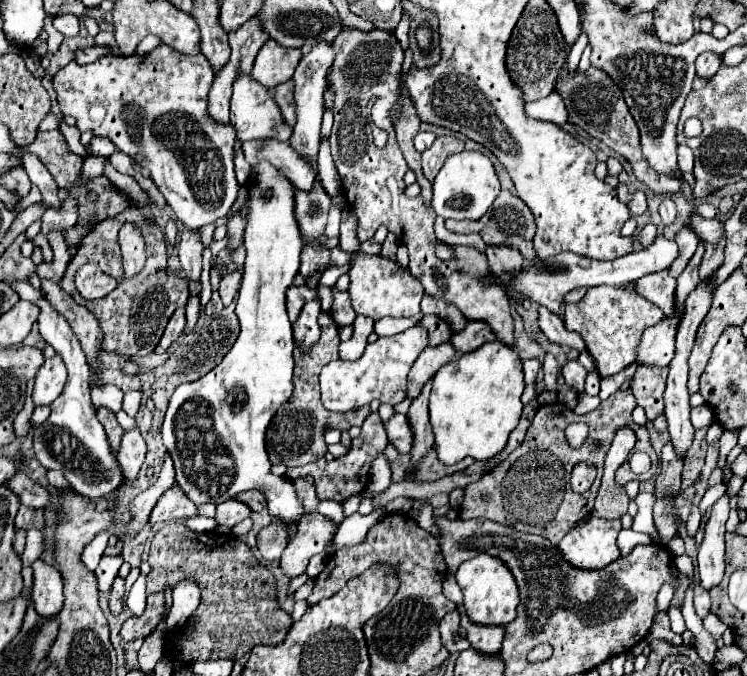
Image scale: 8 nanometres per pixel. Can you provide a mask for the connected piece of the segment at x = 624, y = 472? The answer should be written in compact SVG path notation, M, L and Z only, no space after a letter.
M625 462L625 464L623 464L621 468L617 468L617 472L615 472L615 482L629 482L629 480L637 480L637 478L639 478L639 476L633 474L629 462Z

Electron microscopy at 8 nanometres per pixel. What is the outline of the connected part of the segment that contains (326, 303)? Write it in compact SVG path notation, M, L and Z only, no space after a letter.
M319 286L317 292L319 292L319 300L321 300L321 310L323 310L323 312L329 312L329 310L331 310L331 304L333 304L331 288L327 288L327 286Z

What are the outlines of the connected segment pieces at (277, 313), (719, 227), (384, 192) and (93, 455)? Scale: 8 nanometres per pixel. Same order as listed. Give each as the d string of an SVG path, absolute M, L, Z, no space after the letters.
M261 162L251 170L251 176L255 176L257 186L255 188L271 188L273 196L269 200L263 200L263 194L253 190L251 192L251 210L247 216L247 228L245 228L245 250L247 260L243 266L243 280L239 288L237 308L235 314L239 318L239 336L221 360L211 372L207 372L201 380L181 384L175 388L169 408L165 414L165 422L161 426L163 442L167 452L173 458L175 464L175 478L181 490L187 494L187 498L195 504L221 504L229 498L235 498L239 492L245 490L261 490L267 496L267 508L271 514L281 512L281 522L293 526L297 524L299 516L303 514L301 502L297 500L297 494L293 490L293 484L285 476L273 476L271 474L271 462L269 454L265 450L265 432L275 416L275 412L285 404L291 396L293 382L293 330L287 316L287 288L293 284L293 278L299 274L299 258L303 250L303 238L297 228L297 220L293 216L293 186L289 180L273 168L269 162Z
M691 212L691 228L707 244L717 244L717 240L725 238L725 226L723 226L723 222L703 218L697 212Z
M343 28L333 42L335 62L329 68L327 84L333 84L335 92L335 122L331 128L331 154L335 168L341 178L341 188L345 192L347 202L351 204L353 212L359 218L357 236L361 242L373 238L379 226L385 226L389 232L399 236L401 244L409 250L409 270L417 280L421 280L425 294L437 296L453 306L457 306L467 320L483 320L491 326L497 340L505 344L513 344L513 318L511 306L507 300L505 290L499 284L485 284L483 278L489 276L489 266L485 254L477 252L471 246L451 246L453 258L449 264L437 260L433 252L433 244L437 244L437 236L433 232L433 210L423 206L421 198L405 198L405 182L403 176L409 170L395 132L387 132L389 140L385 148L377 148L373 144L373 134L369 124L361 126L359 120L359 102L361 92L363 96L377 96L379 102L373 106L371 116L373 124L387 130L389 126L395 130L395 122L391 112L401 110L401 64L403 64L403 48L393 32L385 32L381 28L373 28L369 32L357 28Z
M15 282L11 286L23 300L29 300L41 308L39 332L45 338L45 342L49 342L55 350L61 350L61 356L69 370L69 380L67 380L61 396L51 404L49 418L41 426L37 426L33 432L35 458L45 468L63 472L65 478L69 480L69 484L83 496L87 496L91 500L101 498L101 496L113 492L117 486L121 486L123 476L111 454L105 430L103 430L101 422L95 418L95 406L91 402L91 384L89 384L91 368L85 360L85 354L79 346L77 336L69 328L67 320L43 298L43 294L27 282Z

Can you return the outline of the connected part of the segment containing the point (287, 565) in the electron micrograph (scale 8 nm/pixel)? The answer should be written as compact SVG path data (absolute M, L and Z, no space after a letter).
M313 512L303 518L281 556L283 572L291 578L303 574L309 564L309 558L317 552L325 552L329 540L333 538L333 532L335 522L319 512Z

